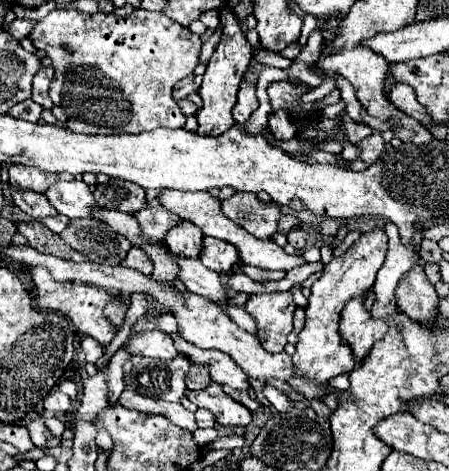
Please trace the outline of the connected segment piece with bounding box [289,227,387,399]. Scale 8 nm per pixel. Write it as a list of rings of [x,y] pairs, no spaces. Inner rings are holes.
[[[373,227],[371,231],[361,233],[361,237],[341,257],[333,257],[331,263],[323,269],[323,275],[313,283],[309,305],[305,309],[305,327],[299,333],[297,351],[293,353],[293,363],[301,375],[289,381],[289,385],[295,387],[301,395],[305,395],[305,399],[321,397],[321,383],[327,383],[331,377],[355,369],[357,363],[353,359],[353,351],[339,335],[339,317],[347,301],[351,301],[353,297],[363,297],[371,289],[379,267],[383,267],[385,255],[387,233],[383,227]]]

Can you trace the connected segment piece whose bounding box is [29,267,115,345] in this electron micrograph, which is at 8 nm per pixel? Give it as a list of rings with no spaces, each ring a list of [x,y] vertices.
[[[29,267],[29,271],[31,271],[31,277],[35,281],[35,291],[37,291],[35,299],[37,299],[39,309],[65,315],[81,333],[95,337],[101,345],[109,345],[113,341],[115,329],[111,327],[111,323],[103,315],[103,307],[111,301],[111,293],[107,293],[101,287],[93,287],[93,285],[55,281],[45,267]]]

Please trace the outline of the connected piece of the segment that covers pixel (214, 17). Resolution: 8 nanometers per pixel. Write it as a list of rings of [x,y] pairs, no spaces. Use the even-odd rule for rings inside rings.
[[[216,9],[202,13],[199,20],[209,29],[215,31],[219,25],[219,12]]]

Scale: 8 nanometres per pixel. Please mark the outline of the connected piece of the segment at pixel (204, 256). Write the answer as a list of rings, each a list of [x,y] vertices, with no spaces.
[[[215,237],[203,239],[203,251],[201,251],[201,263],[217,273],[227,273],[233,269],[233,265],[239,259],[239,251],[235,251],[235,245],[227,241],[219,241]]]

